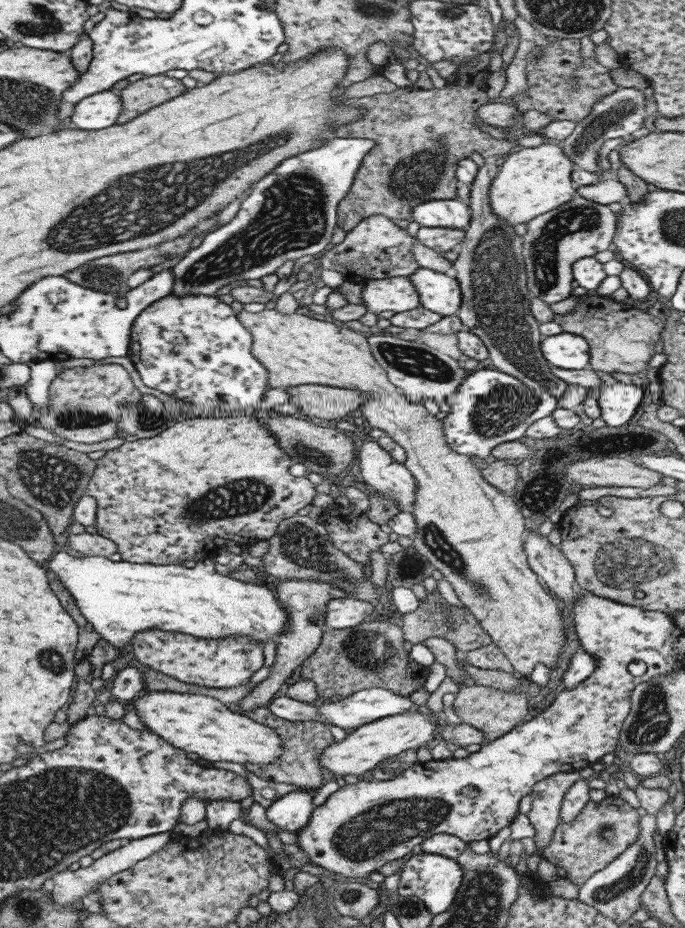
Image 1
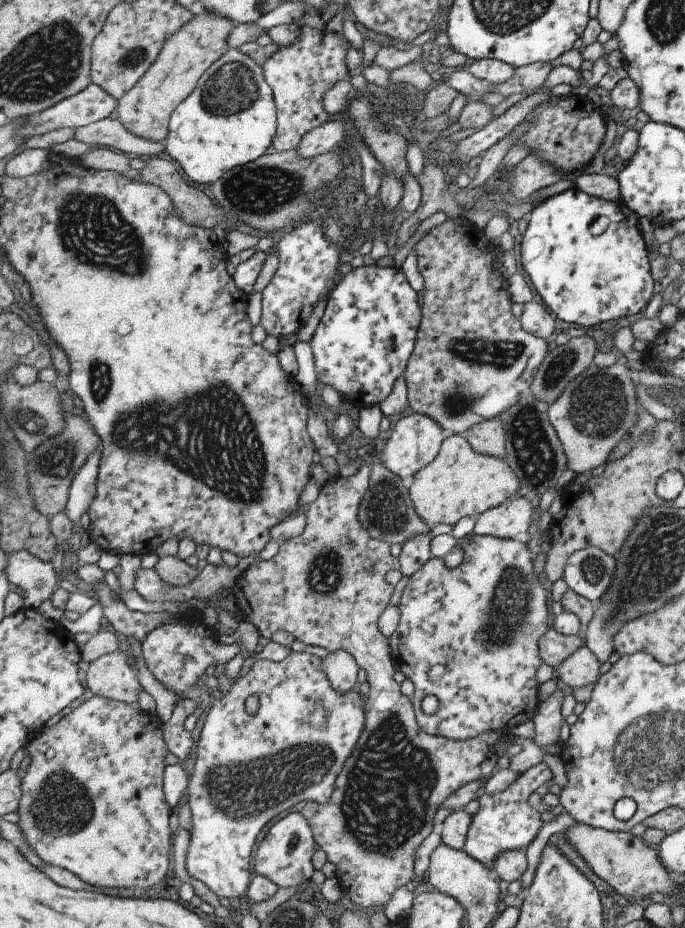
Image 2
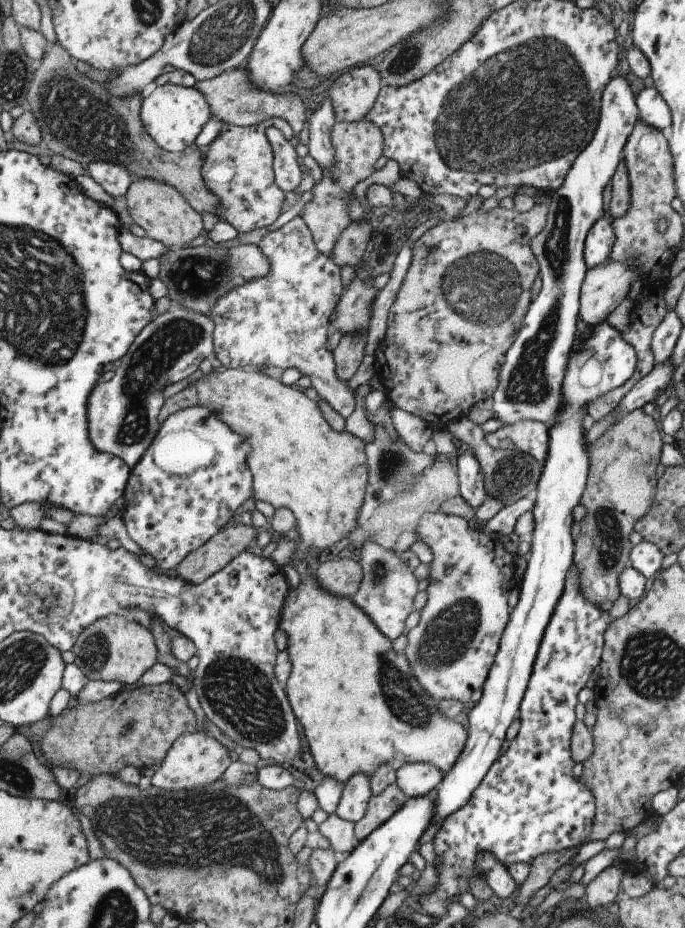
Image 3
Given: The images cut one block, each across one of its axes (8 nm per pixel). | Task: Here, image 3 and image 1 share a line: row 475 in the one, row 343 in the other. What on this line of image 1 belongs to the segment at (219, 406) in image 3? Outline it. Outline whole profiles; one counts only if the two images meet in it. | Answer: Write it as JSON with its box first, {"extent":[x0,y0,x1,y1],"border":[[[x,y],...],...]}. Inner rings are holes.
{"extent":[236,308,565,679],"border":[[[264,308],[255,313],[242,309],[237,312],[236,317],[251,336],[251,355],[261,362],[269,373],[269,387],[287,388],[317,384],[332,388],[349,388],[366,394],[368,400],[359,408],[362,419],[367,421],[367,425],[372,429],[382,430],[383,434],[403,448],[404,468],[414,477],[418,489],[413,502],[412,515],[416,529],[411,546],[449,582],[464,609],[487,633],[491,643],[505,655],[515,675],[527,679],[538,662],[548,668],[555,666],[557,656],[565,643],[562,617],[559,615],[557,604],[527,564],[523,552],[523,515],[509,494],[498,492],[483,481],[480,470],[475,468],[473,458],[449,450],[443,436],[441,420],[435,416],[428,416],[421,404],[412,404],[405,400],[401,391],[388,382],[385,372],[370,354],[366,335],[348,330],[330,319],[321,321],[294,312],[283,314],[275,308]]]}

